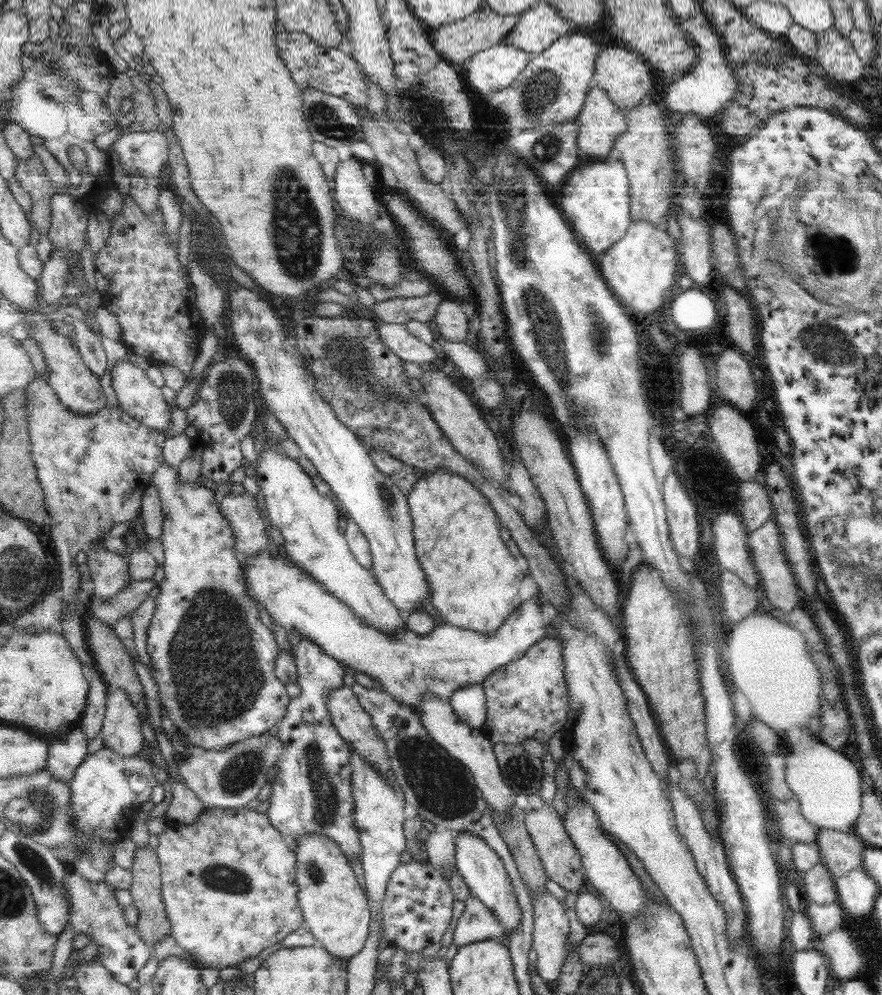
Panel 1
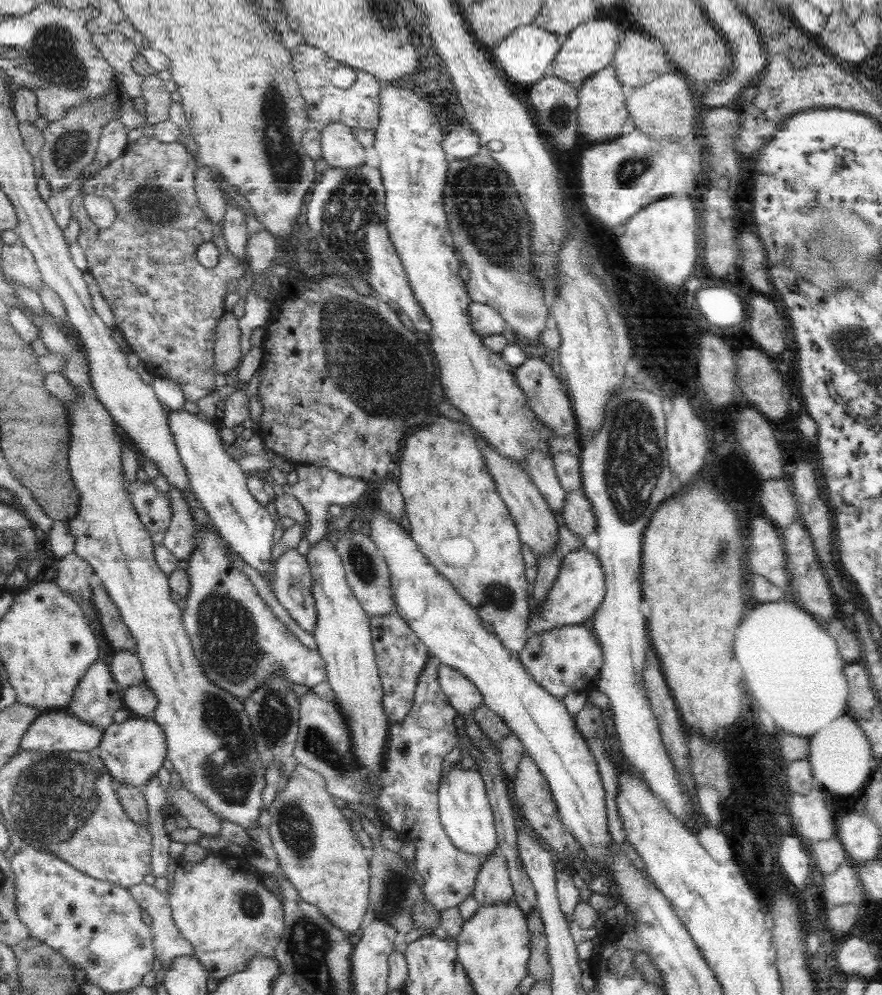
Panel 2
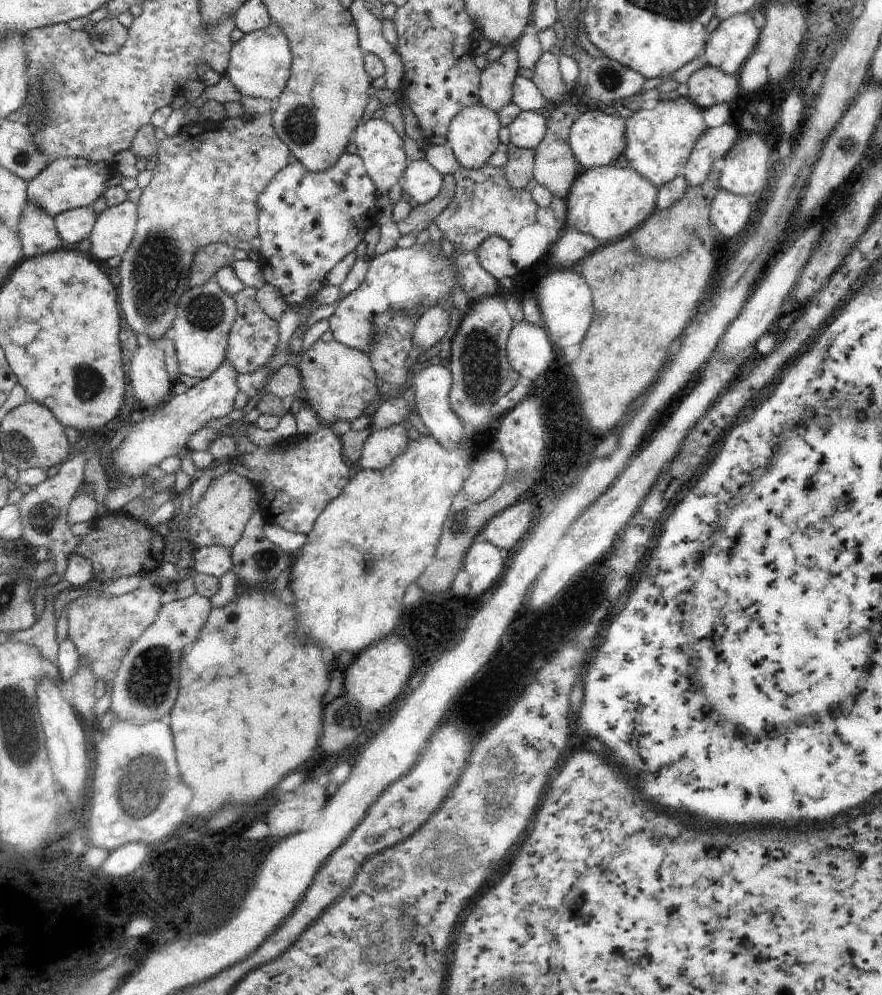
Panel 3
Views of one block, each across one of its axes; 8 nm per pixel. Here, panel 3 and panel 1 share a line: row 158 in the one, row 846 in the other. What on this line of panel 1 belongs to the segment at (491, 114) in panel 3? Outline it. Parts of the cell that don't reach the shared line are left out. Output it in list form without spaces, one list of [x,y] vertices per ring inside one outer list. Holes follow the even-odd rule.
[[[457,832],[457,854],[455,866],[461,871],[465,882],[471,889],[471,896],[479,898],[490,908],[506,932],[514,932],[522,924],[523,911],[519,906],[518,892],[515,890],[504,860],[487,844],[487,841],[470,832]]]

